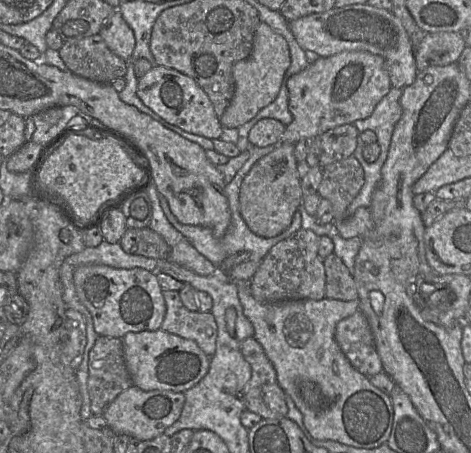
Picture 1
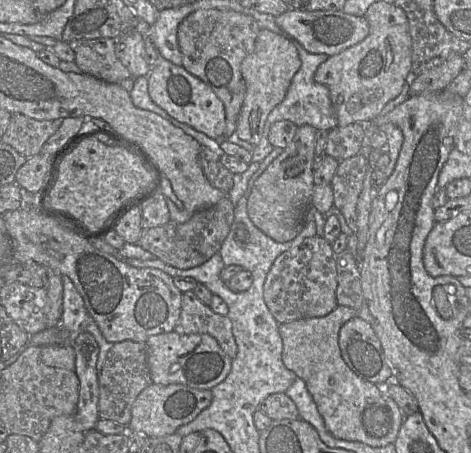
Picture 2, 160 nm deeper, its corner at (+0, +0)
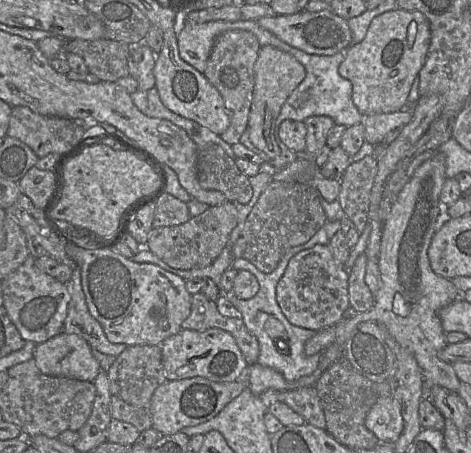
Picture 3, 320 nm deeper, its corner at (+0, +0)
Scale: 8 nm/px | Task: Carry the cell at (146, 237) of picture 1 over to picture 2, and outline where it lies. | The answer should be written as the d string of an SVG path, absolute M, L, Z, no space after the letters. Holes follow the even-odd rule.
M224 197L212 207L195 212L185 223L168 222L155 228L142 229L137 244L174 268L200 266L219 252L234 222L234 209L232 201Z

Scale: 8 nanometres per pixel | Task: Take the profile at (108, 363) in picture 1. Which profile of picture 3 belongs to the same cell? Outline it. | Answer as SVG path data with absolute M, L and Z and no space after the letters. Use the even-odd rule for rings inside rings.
M159 345L127 346L115 357L106 372L112 419L133 425L140 433L152 428L151 398L155 390L167 381Z

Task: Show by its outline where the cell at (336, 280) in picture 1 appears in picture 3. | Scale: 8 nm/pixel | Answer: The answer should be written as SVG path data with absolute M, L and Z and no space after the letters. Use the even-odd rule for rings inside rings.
M360 255L348 271L348 298L354 313L362 313L371 309L374 298L365 283L367 257Z

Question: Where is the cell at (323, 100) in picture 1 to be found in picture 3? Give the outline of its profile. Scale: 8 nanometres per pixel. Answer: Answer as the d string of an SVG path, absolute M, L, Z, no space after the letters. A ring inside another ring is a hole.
M401 8L384 12L371 21L365 38L345 51L339 74L352 84L352 101L365 118L406 108L412 84L425 64L430 25L419 11Z

